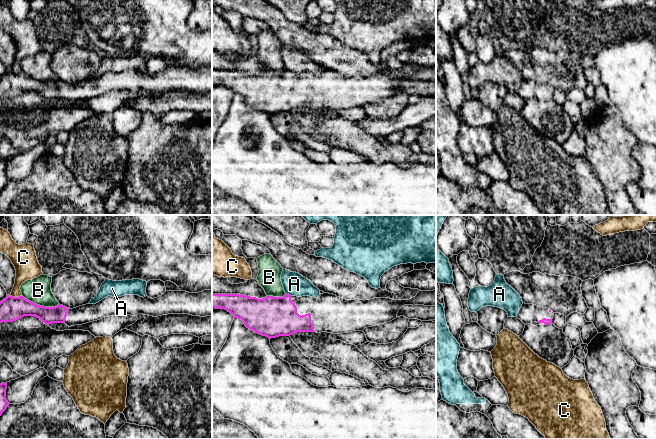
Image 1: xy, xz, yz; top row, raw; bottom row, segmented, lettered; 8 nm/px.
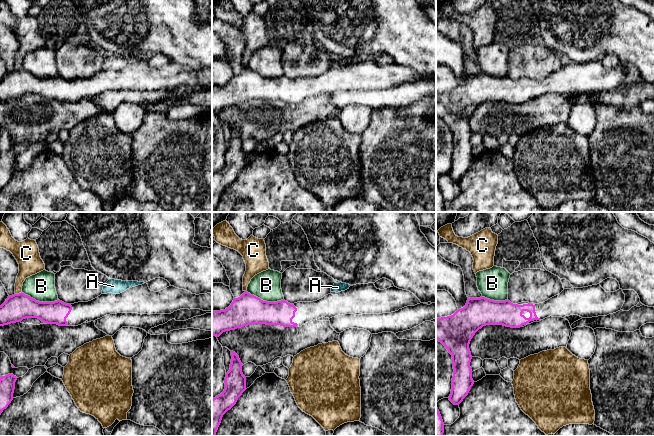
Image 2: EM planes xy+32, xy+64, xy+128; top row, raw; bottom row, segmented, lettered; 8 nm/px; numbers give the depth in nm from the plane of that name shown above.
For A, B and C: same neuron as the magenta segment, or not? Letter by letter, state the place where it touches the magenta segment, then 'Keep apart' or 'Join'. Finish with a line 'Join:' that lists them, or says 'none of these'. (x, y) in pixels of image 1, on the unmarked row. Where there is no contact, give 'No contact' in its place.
A: Touches magenta at xz (288, 70). Keep apart
B: Touches magenta at xy (41, 82). Keep apart
C: Touches magenta at xy (15, 73). Keep apart
Join: none of these

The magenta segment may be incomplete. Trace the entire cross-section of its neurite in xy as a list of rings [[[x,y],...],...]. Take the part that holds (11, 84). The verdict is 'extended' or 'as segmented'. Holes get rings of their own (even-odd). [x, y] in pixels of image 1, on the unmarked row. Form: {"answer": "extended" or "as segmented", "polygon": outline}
{"answer": "extended", "polygon": [[[212,66],[199,69],[166,67],[154,75],[147,70],[144,74],[138,71],[108,72],[96,80],[86,80],[73,85],[60,80],[55,83],[40,82],[23,72],[7,71],[0,78],[0,99],[16,97],[24,92],[35,92],[47,101],[65,99],[71,103],[122,90],[153,93],[168,90],[212,92]]]}

